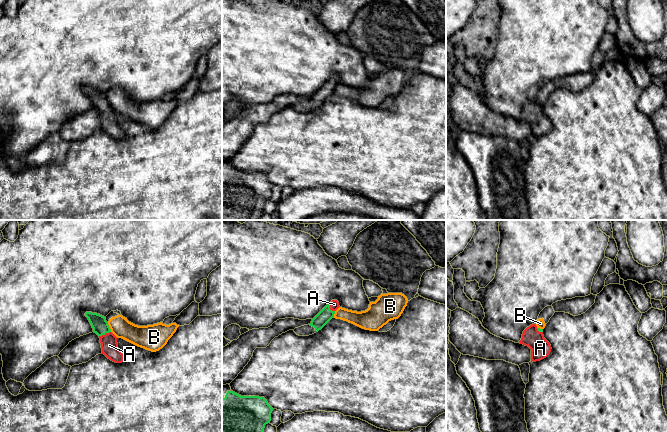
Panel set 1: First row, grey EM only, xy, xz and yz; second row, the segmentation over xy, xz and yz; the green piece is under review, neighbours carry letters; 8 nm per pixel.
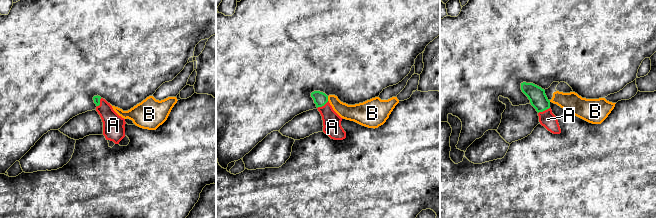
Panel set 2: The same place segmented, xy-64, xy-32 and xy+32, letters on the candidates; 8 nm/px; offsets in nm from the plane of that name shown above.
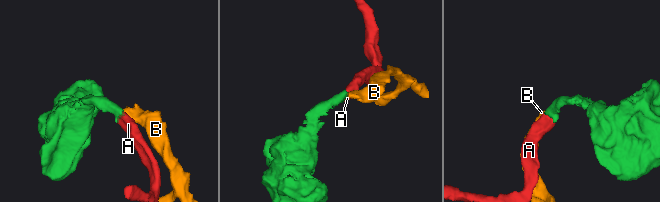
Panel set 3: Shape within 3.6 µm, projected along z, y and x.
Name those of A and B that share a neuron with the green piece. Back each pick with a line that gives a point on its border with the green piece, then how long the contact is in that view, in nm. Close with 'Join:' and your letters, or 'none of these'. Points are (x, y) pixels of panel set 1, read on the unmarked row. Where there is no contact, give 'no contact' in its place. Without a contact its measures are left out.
A: contact xy (104, 110); length 100 nm
Join: A

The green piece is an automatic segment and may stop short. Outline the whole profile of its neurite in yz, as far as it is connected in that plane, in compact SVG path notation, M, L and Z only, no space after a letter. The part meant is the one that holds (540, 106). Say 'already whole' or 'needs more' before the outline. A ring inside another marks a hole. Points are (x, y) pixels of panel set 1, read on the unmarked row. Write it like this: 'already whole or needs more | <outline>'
needs more | M536 100L530 101L523 107L519 119L531 125L533 138L546 134L552 125L550 119L544 114L543 105L538 104Z

